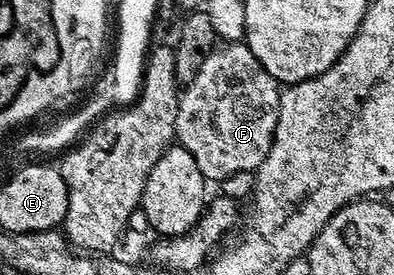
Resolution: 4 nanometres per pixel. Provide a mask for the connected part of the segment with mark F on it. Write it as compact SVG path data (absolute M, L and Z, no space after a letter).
M221 42L213 47L210 57L202 61L198 77L187 80L185 87L188 88L179 92L175 142L184 147L190 157L194 157L205 180L219 181L230 177L230 173L255 171L262 165L262 161L266 161L266 153L270 153L270 145L274 141L278 125L282 87L274 77L270 77L270 73L266 73L266 69L262 69L258 57L254 57L247 43Z

